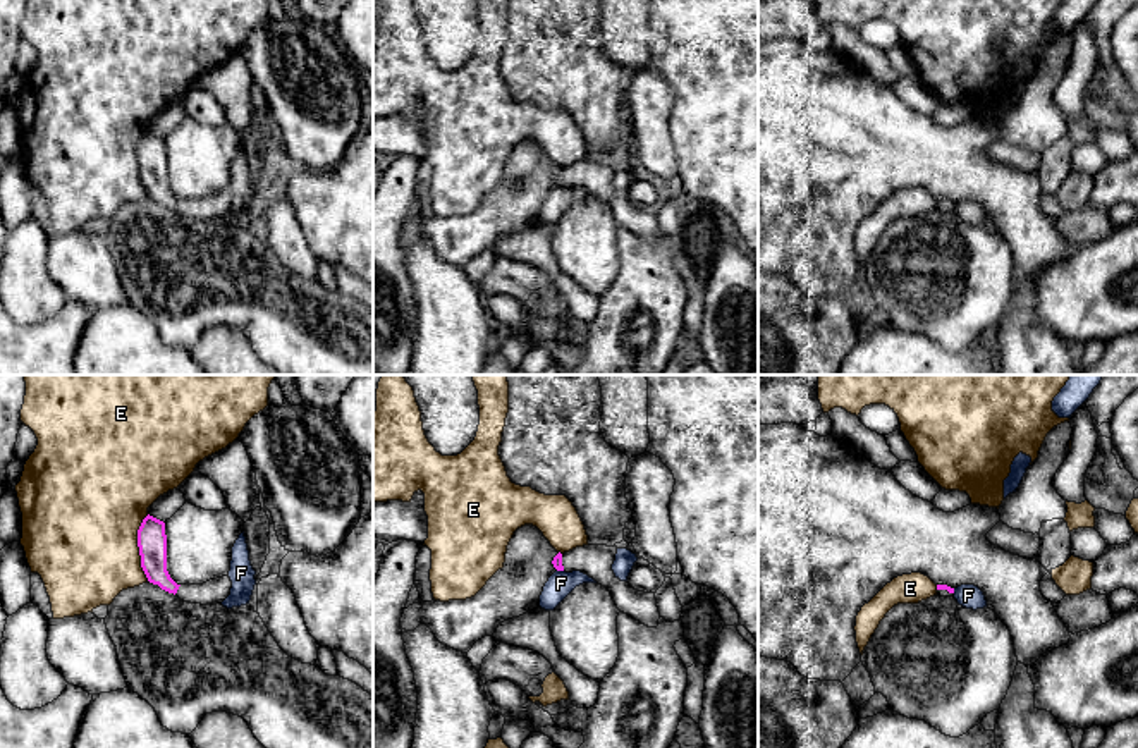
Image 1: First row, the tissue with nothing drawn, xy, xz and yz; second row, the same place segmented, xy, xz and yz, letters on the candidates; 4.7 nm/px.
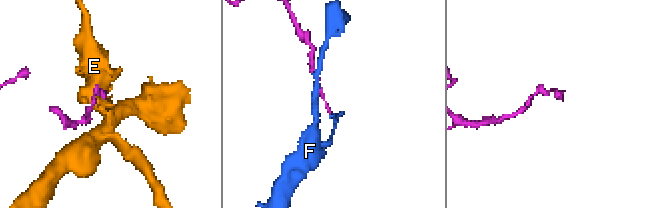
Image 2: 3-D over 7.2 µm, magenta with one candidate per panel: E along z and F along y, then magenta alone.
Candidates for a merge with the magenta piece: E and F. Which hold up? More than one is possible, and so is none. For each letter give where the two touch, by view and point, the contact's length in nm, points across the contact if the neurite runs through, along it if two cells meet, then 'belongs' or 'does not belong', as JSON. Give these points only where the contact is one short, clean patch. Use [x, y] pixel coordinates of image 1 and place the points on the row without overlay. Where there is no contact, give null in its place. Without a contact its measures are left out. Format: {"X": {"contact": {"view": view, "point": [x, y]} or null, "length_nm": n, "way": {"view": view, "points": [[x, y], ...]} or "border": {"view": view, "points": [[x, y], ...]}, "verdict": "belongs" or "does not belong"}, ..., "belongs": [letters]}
{"E": {"contact": {"view": "xy", "point": [138, 160]}, "length_nm": 320, "verdict": "does not belong"}, "F": {"contact": {"view": "xz", "point": [561, 184]}, "length_nm": 30, "verdict": "does not belong"}, "belongs": []}

